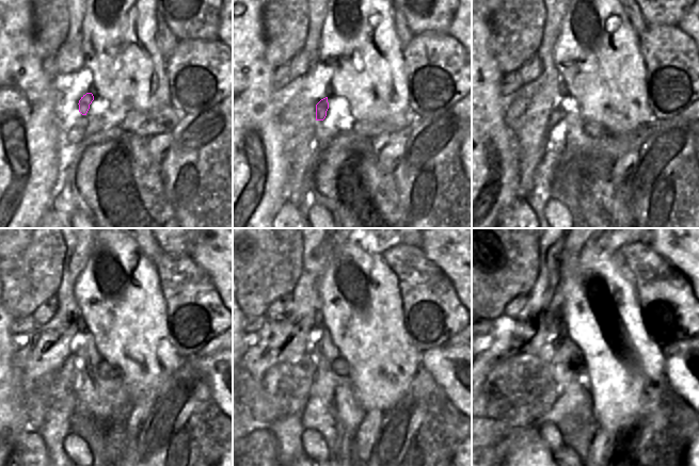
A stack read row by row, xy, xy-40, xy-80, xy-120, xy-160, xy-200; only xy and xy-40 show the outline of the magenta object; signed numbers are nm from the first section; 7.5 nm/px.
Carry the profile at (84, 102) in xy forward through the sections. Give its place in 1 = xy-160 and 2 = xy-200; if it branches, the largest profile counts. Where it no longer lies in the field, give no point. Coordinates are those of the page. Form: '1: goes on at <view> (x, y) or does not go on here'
1: goes on at xy-160 (285, 389)
2: goes on at xy-200 (520, 390)

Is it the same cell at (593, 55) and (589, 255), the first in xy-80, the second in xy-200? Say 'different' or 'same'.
same

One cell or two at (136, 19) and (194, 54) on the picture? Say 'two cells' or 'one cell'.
two cells

